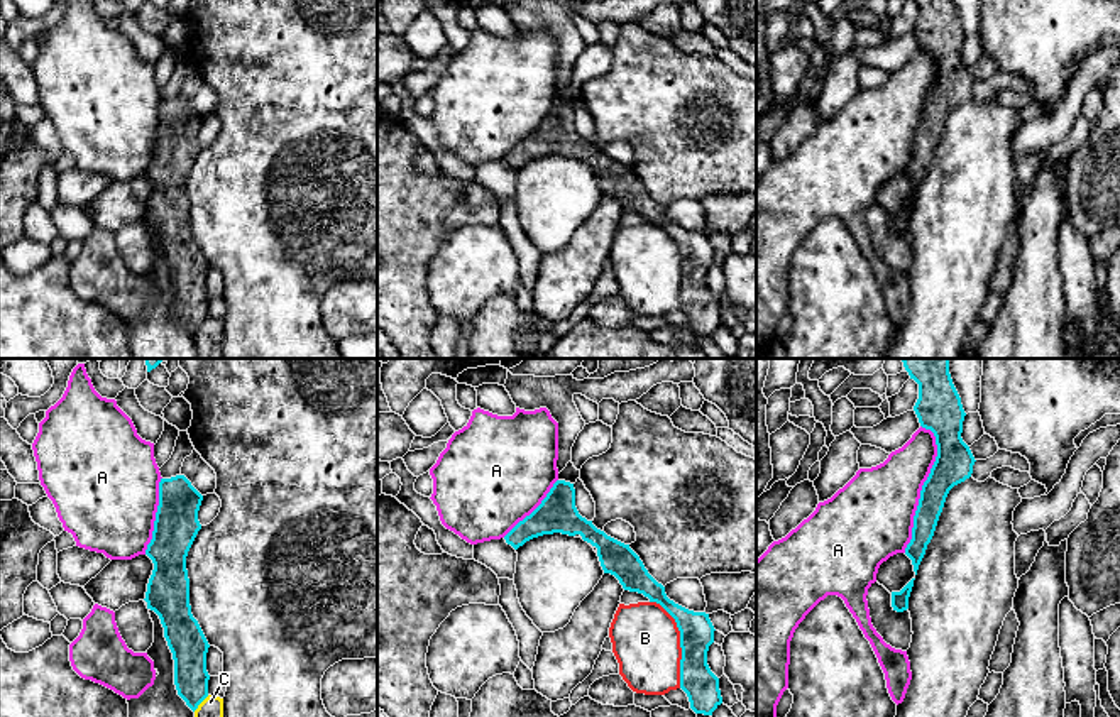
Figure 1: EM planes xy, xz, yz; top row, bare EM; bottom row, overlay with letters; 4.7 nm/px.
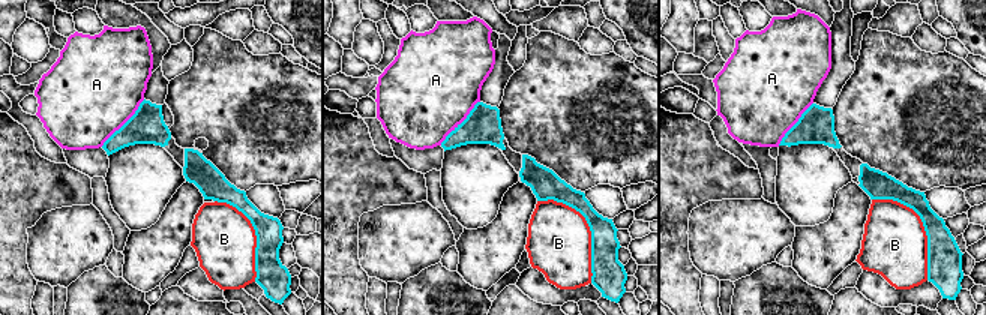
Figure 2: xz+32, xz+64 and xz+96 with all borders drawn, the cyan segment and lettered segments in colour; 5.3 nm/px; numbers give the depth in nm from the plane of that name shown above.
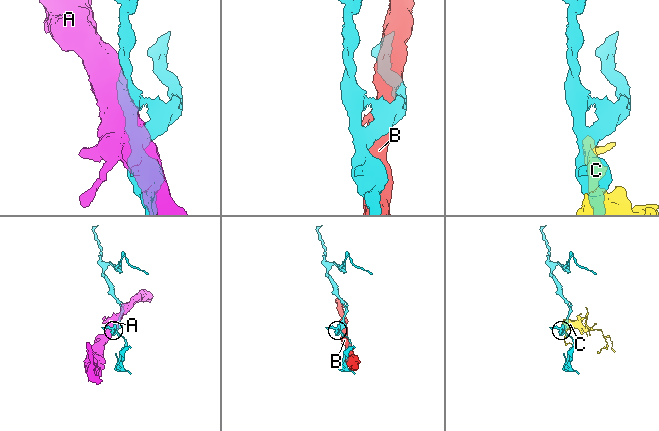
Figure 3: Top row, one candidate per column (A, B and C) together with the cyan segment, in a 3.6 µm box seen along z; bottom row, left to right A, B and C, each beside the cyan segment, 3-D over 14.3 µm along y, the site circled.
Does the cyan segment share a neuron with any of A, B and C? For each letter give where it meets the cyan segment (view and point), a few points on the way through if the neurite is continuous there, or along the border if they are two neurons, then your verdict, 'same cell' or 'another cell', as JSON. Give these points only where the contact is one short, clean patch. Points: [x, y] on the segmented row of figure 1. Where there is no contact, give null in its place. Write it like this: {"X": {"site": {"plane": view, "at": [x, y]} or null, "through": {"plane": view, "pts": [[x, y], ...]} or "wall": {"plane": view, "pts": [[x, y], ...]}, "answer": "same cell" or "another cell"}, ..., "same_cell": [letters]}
{"A": {"site": {"plane": "yz", "at": [922, 487]}, "answer": "another cell"}, "B": {"site": {"plane": "xz", "at": [680, 641]}, "answer": "another cell"}, "C": {"site": {"plane": "xy", "at": [200, 702]}, "answer": "another cell"}, "same_cell": []}

